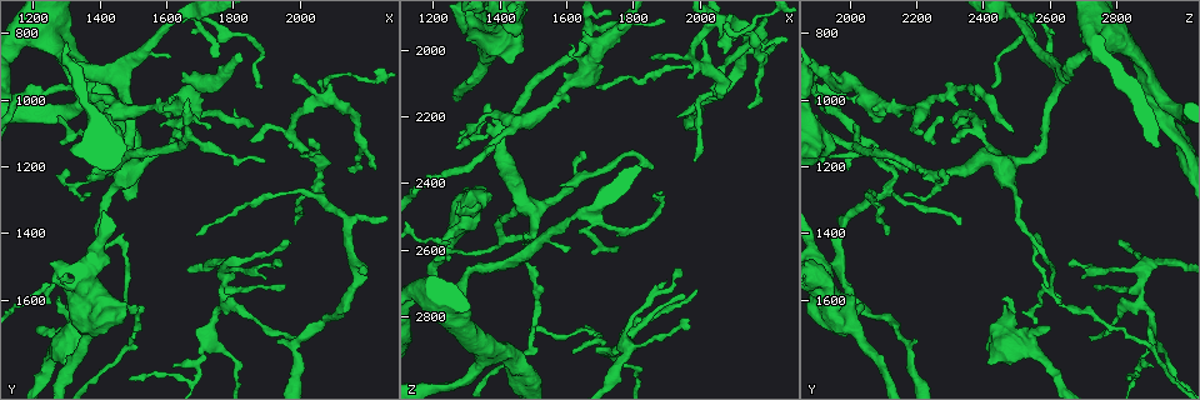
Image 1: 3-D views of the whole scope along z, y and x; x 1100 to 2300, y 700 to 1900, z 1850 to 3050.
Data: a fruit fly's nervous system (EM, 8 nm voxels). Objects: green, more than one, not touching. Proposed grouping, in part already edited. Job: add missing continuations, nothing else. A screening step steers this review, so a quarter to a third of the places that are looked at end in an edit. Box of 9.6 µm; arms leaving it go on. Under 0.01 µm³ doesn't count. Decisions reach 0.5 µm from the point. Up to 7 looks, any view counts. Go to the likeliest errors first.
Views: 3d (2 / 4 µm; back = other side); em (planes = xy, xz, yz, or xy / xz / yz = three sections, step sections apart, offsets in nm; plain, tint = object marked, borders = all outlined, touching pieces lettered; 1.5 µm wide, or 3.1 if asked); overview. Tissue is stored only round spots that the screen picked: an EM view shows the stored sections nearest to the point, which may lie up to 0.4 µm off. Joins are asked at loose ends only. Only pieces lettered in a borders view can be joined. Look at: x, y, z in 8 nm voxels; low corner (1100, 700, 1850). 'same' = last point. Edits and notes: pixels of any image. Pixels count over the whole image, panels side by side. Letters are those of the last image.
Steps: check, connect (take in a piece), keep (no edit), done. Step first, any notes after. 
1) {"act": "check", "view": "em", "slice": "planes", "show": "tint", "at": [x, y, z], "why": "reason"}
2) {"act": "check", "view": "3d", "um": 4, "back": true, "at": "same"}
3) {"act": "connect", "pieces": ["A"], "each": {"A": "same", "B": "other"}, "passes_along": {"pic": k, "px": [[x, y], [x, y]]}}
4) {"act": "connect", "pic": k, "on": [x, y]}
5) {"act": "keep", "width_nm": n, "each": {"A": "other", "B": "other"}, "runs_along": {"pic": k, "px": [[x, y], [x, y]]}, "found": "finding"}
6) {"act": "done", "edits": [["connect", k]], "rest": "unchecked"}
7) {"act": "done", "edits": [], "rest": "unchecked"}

{"act": "check", "view": "3d", "um": 2, "at": [2140, 1200, 2170], "why": "branch stops here"}

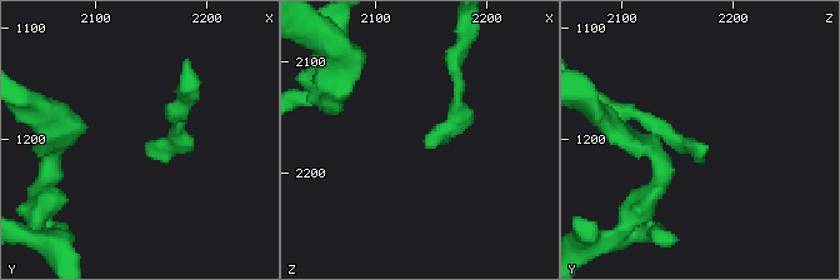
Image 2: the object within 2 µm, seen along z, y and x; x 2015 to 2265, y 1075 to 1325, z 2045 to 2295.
{"act": "check", "view": "em", "slice": "planes", "show": "plain", "at": [2144, 1202, 2172]}

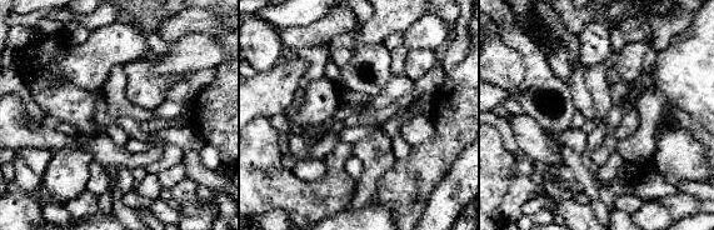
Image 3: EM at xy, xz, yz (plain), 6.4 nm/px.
{"act": "check", "view": "em", "slice": "planes", "show": "borders", "at": "same"}

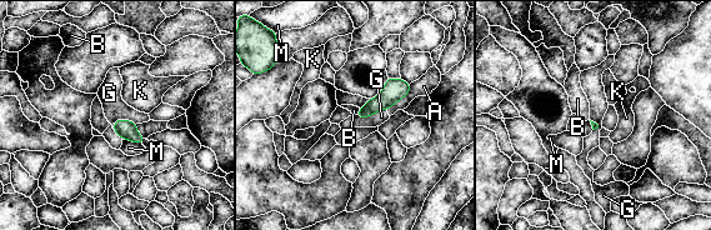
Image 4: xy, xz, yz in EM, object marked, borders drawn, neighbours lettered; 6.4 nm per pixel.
{"act": "keep", "longest_contact_nm": ["A", 220], "each": {"A": "other", "B": "other", "G": "other", "K": "other", "M": "other"}, "found": "none of them fits"}

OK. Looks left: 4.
{"act": "check", "view": "3d", "um": 4, "at": [1850, 1130, 2030], "why": "tapers out"}

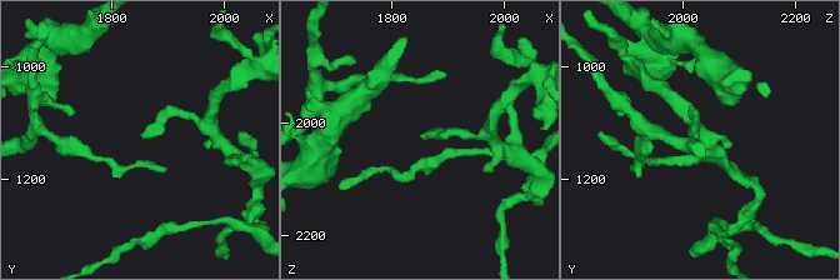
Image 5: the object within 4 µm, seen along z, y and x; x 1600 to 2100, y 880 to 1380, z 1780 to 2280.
{"act": "check", "view": "em", "slice": "xz", "step": 8, "show": "tint", "at": [1855, 1125, 2025], "why": "now the EM"}

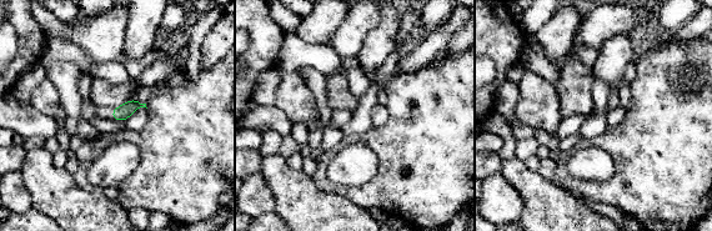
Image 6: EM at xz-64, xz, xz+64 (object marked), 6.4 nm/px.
{"act": "check", "view": "em", "slice": "planes", "show": "borders", "at": "same"}

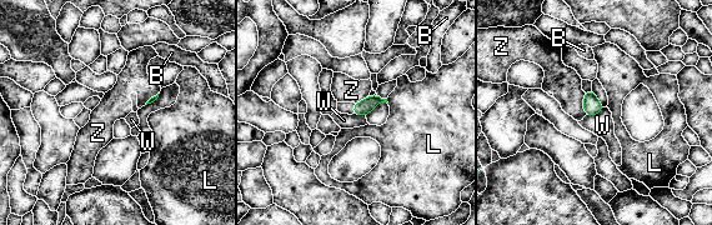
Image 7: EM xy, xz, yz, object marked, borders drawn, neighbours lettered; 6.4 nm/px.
{"act": "keep", "each": {"B": "other", "L": "other", "W": "other", "Z": "other"}, "border": {"pic": 7, "px": [[603, 108], [596, 114], [586, 115]]}, "found": "no lettered piece goes on from it"}

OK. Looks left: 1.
{"act": "check", "view": "em", "slice": "planes", "show": "borders", "at": [1970, 1430, 2800], "why": "free end"}

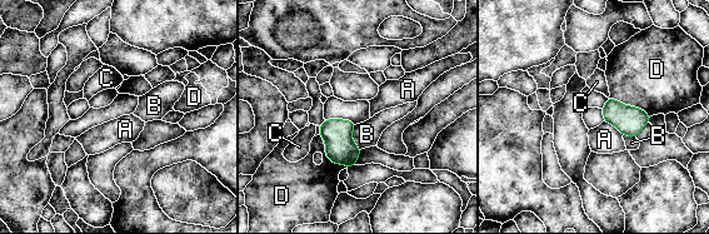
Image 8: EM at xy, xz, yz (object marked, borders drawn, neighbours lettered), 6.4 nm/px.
{"act": "keep", "each": {"A": "other", "B": "other", "C": "other", "D": "other"}, "border": {"pic": 8, "px": [[604, 120], [613, 124], [623, 134]]}, "found": "none of them fits"}

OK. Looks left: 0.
{"act": "done", "edits": [], "rest": "unchecked"}

